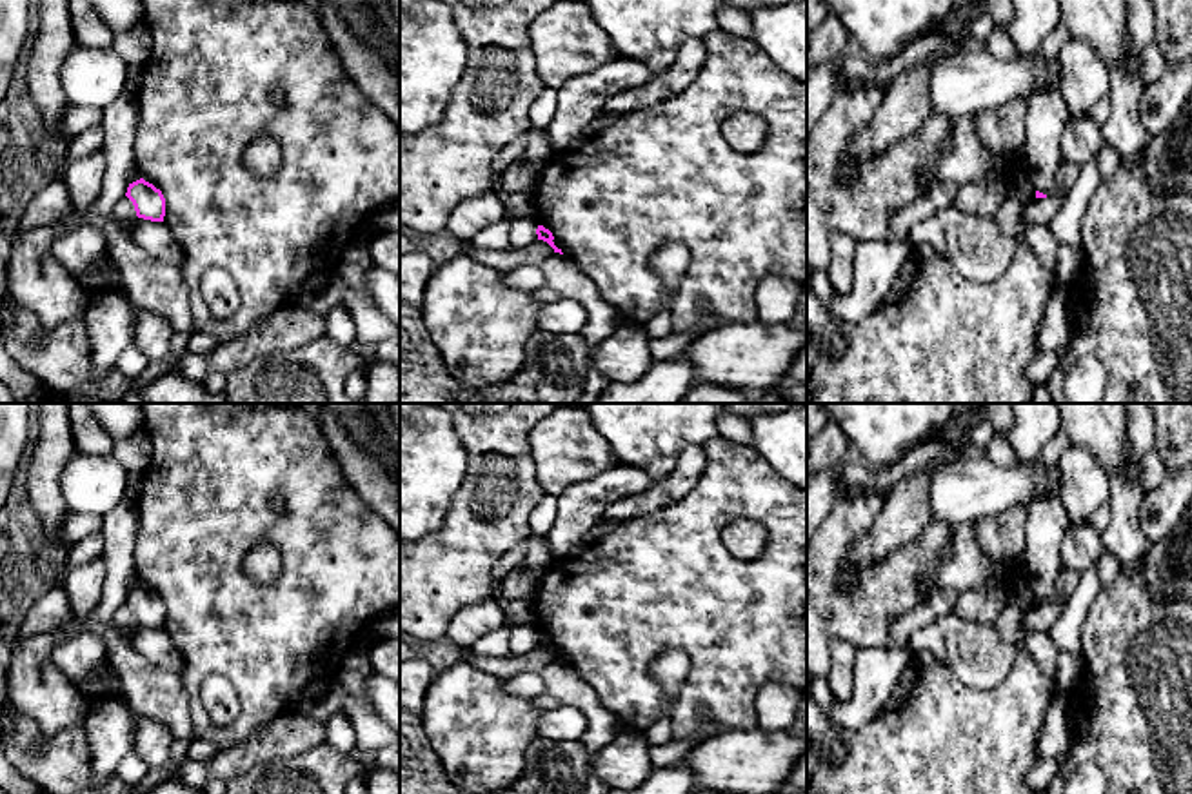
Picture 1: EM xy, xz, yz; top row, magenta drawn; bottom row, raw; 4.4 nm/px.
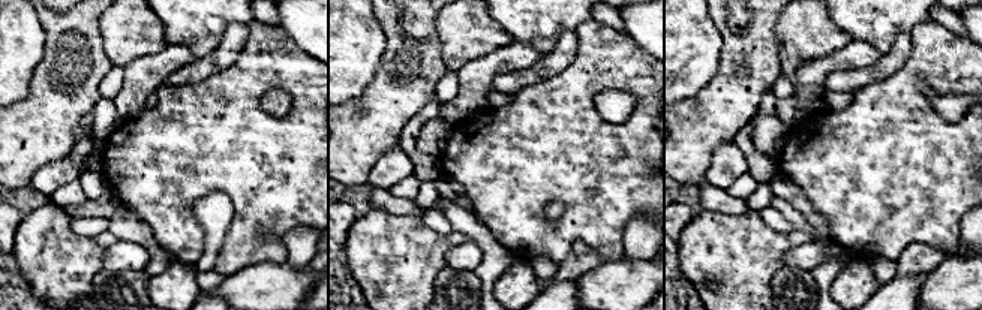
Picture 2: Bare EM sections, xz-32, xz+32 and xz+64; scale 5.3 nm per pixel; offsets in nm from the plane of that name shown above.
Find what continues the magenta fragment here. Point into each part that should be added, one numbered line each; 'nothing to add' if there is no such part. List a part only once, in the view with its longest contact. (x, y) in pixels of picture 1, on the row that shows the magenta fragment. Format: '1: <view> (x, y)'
nothing to add

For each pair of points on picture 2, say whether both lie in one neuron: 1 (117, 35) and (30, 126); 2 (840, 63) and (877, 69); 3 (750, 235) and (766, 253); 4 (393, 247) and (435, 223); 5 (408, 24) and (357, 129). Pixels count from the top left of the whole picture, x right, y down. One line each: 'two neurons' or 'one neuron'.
1: two neurons
2: two neurons
3: one neuron
4: two neurons
5: one neuron

